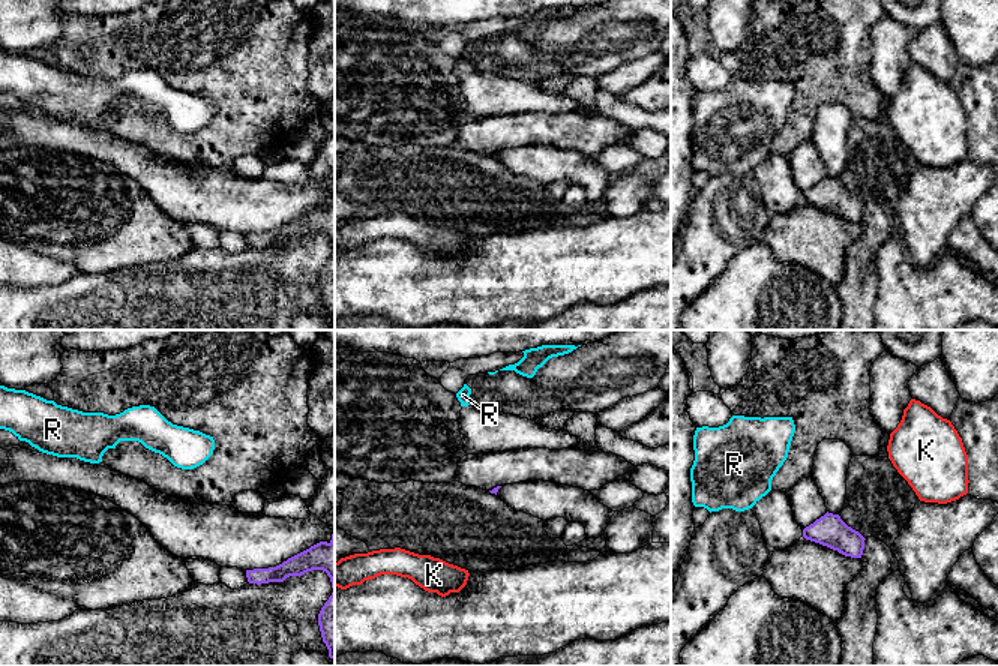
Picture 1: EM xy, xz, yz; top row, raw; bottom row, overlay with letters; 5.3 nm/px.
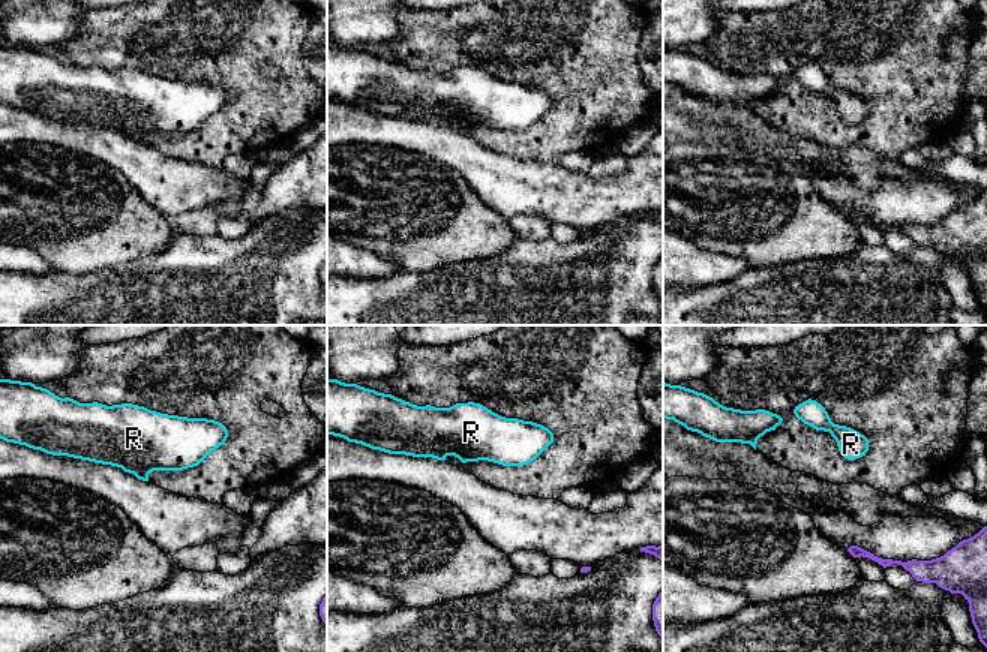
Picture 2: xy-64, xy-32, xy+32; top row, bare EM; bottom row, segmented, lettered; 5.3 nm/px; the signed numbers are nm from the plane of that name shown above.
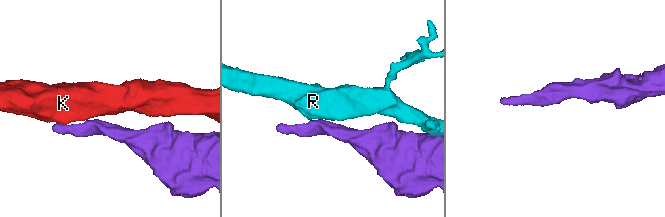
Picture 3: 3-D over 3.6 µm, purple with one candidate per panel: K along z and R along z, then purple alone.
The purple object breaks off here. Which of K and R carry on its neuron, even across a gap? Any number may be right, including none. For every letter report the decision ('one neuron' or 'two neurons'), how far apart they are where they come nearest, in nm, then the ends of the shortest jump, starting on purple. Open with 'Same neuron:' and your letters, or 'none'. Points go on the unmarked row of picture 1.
Same neuron: none
K: two neurons | 360 nm | yz (865, 203), (919, 162)
R: two neurons | 280 nm | yz (806, 191), (770, 153)

